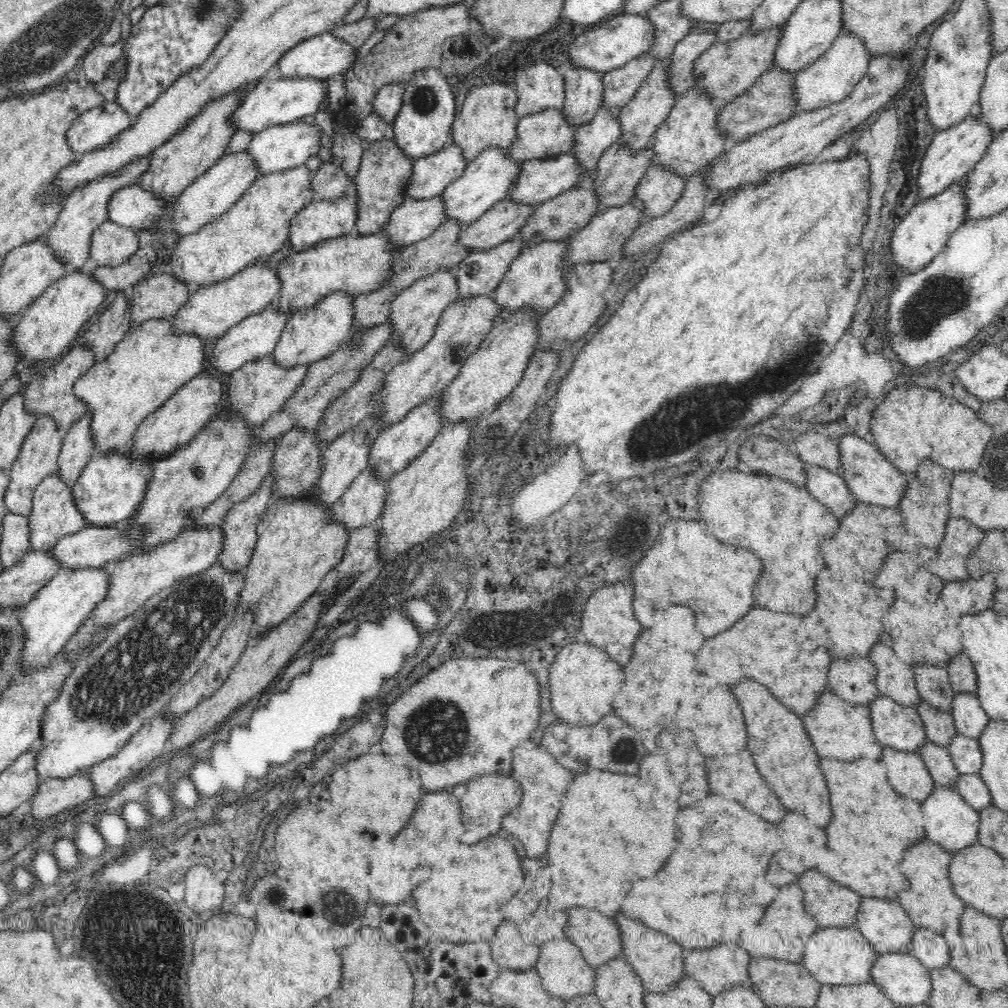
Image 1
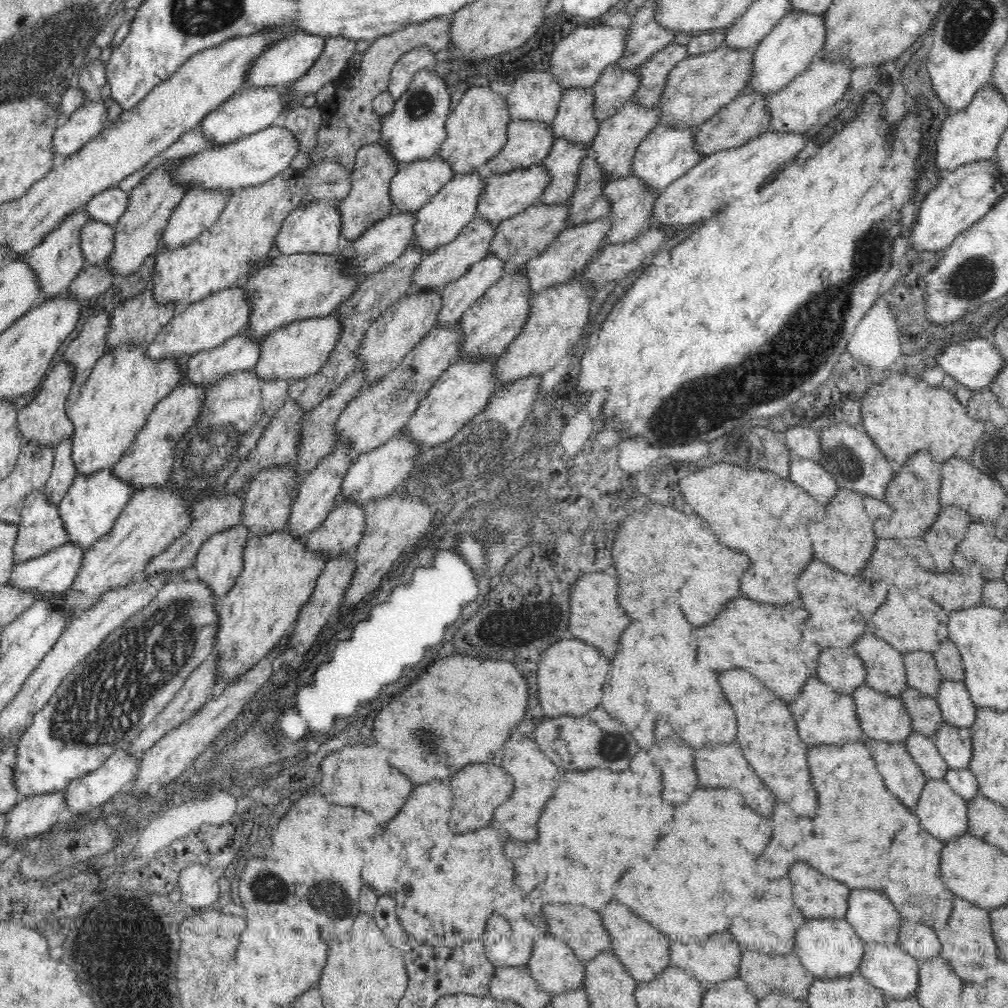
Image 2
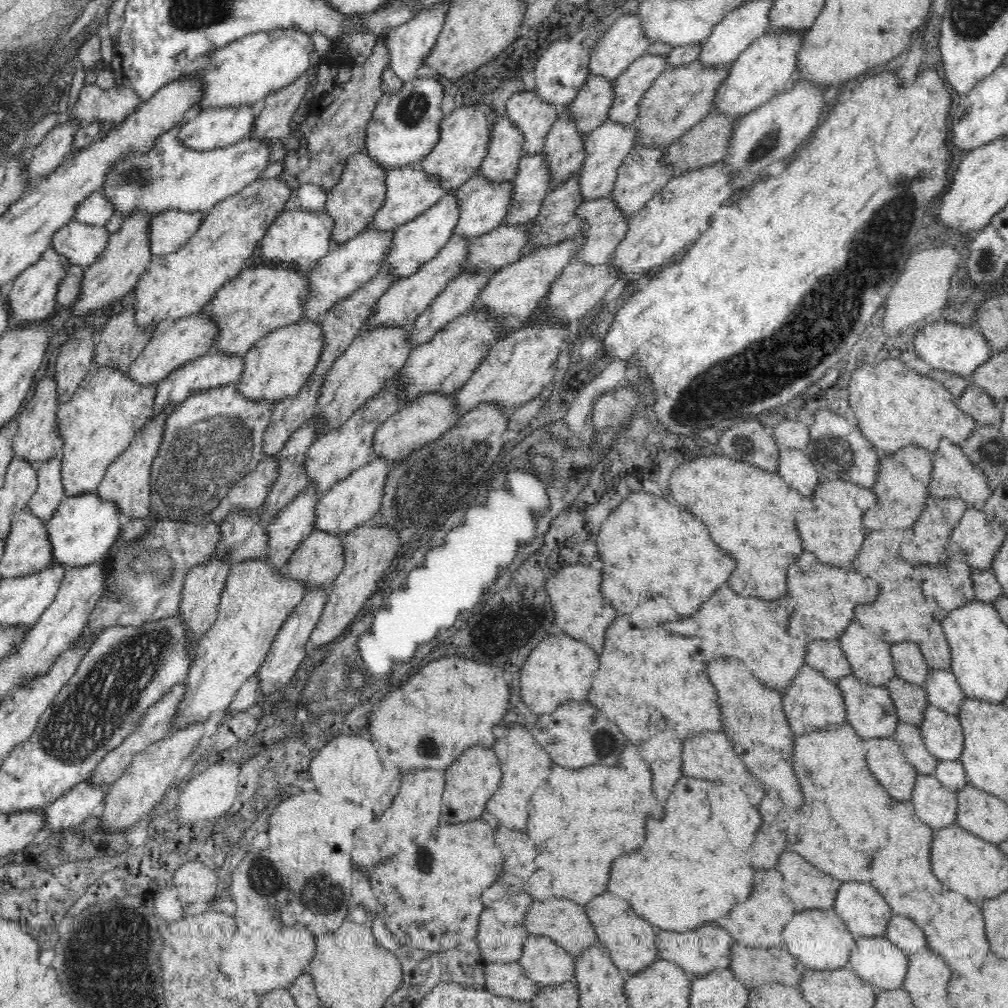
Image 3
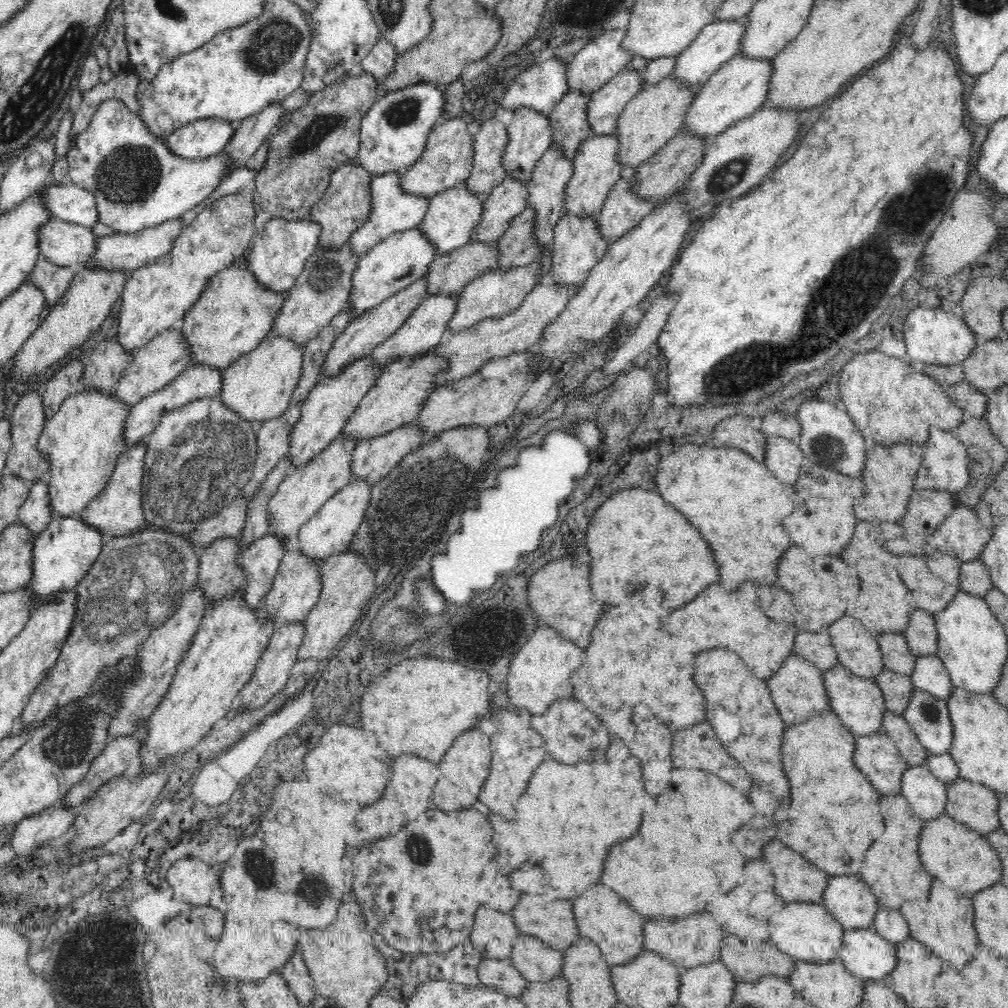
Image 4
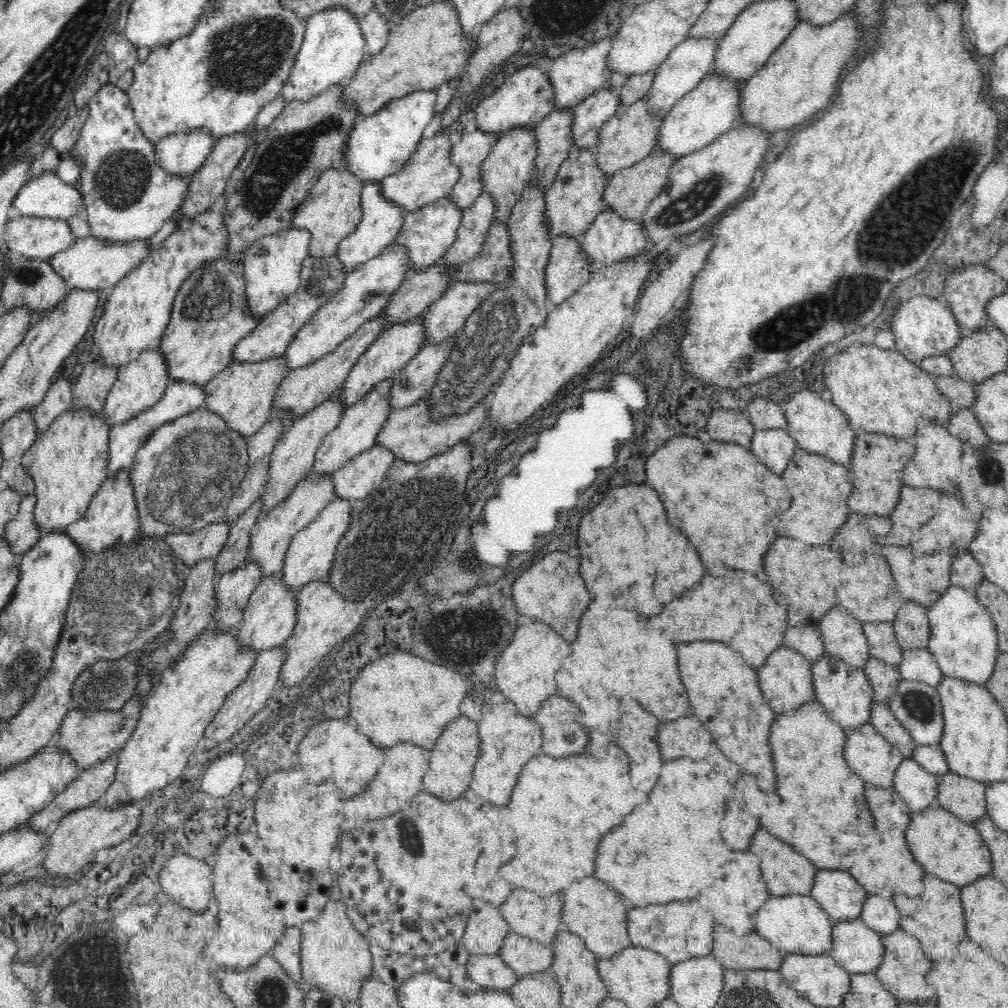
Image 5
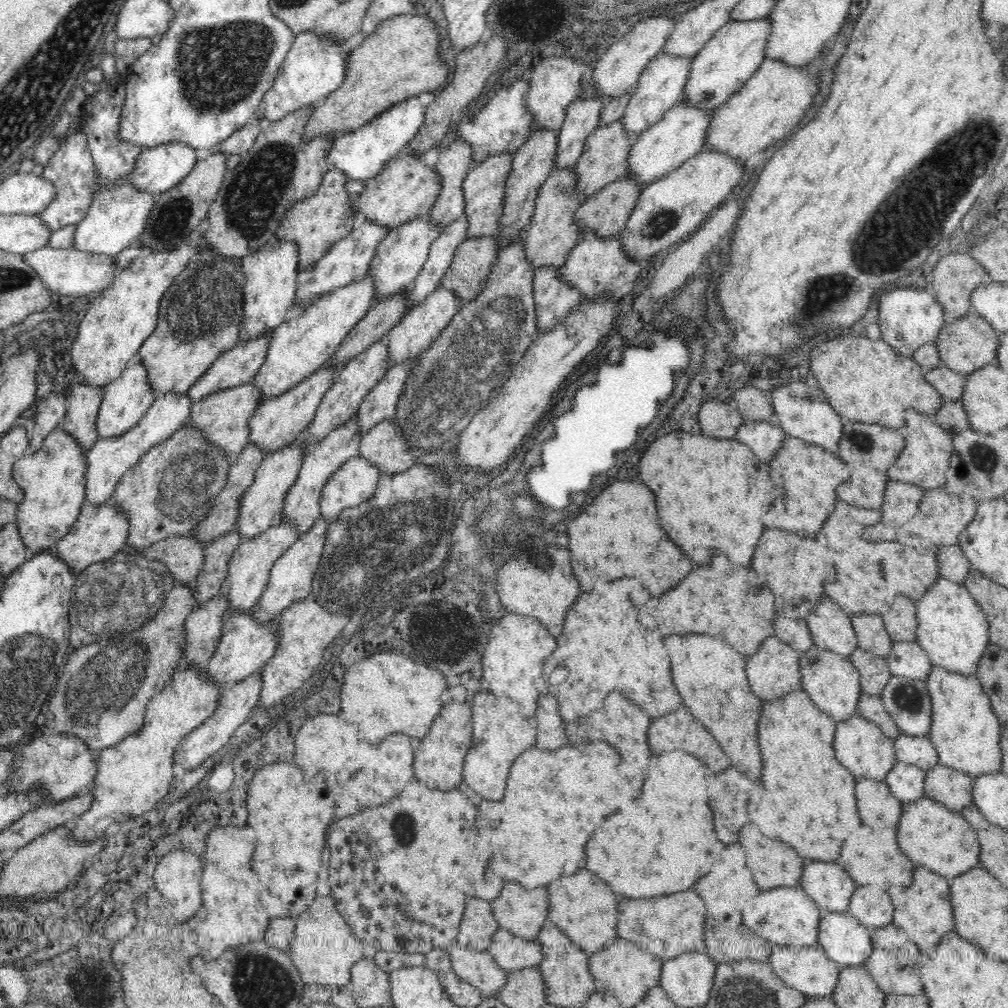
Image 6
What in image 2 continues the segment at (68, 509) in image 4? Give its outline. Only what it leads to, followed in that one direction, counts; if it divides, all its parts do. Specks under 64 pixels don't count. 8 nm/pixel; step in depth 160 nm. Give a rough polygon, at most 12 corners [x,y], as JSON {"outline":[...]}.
{"outline":[[122,342],[65,400],[80,476],[113,469],[182,358]]}

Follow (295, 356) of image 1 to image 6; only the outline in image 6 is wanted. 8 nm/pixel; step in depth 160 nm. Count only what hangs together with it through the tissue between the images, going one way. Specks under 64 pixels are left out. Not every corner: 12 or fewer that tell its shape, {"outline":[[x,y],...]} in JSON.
{"outline":[[259,388],[196,400],[184,425],[236,457],[250,444]]}

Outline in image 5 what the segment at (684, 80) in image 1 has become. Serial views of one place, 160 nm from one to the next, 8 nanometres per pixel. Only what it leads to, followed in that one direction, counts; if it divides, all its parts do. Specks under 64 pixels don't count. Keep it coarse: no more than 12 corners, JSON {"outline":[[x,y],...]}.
{"outline":[[607,85],[576,105],[574,145],[595,149],[622,96]]}

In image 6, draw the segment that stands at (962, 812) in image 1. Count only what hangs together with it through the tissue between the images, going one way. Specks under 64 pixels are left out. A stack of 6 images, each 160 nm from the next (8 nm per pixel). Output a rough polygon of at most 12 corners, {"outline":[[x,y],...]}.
{"outline":[[898,761],[885,776],[908,804],[925,794],[925,770]]}

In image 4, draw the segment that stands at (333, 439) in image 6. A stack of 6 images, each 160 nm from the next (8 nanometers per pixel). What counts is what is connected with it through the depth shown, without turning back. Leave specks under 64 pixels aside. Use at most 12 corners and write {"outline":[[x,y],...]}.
{"outline":[[449,358],[386,365],[347,420],[362,442],[414,421]]}

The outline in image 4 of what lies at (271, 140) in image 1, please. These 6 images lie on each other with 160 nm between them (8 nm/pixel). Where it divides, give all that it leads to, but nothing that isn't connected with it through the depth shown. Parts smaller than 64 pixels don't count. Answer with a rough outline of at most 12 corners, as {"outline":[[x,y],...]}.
{"outline":[[116,99],[67,180],[130,235],[208,199],[233,160],[182,159]]}

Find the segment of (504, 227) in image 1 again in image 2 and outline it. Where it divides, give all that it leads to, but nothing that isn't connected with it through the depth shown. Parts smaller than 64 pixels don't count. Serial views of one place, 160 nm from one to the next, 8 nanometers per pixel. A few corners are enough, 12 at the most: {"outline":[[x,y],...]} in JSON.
{"outline":[[476,215],[420,261],[411,290],[443,289],[491,254],[500,222]]}

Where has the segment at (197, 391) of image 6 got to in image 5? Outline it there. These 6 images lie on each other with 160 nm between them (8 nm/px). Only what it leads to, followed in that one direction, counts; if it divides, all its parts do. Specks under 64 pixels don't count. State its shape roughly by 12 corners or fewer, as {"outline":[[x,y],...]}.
{"outline":[[338,256],[303,260],[299,286],[233,350],[232,363],[278,356],[336,295]]}

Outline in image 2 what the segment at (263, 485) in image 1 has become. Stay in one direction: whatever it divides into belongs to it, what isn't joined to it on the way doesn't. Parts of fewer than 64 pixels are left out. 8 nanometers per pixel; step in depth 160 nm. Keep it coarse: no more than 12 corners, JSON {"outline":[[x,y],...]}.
{"outline":[[248,526],[208,538],[192,575],[222,599],[244,570]]}

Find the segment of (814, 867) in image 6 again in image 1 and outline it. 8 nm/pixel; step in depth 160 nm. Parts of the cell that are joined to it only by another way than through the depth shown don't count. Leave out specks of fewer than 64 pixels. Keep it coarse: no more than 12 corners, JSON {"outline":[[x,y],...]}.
{"outline":[[864,898],[856,928],[878,953],[914,952],[900,904]]}

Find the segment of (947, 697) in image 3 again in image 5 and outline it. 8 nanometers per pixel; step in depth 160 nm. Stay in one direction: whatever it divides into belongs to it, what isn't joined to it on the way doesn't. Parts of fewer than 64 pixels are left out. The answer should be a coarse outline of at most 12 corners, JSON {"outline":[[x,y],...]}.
{"outline":[[927,648],[903,649],[902,679],[934,688],[944,678]]}

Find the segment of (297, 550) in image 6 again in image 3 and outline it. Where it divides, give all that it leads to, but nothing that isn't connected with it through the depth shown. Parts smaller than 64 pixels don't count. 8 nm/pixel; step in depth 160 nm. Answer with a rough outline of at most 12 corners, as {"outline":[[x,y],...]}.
{"outline":[[394,463],[368,464],[328,488],[314,530],[345,535],[381,508]]}

